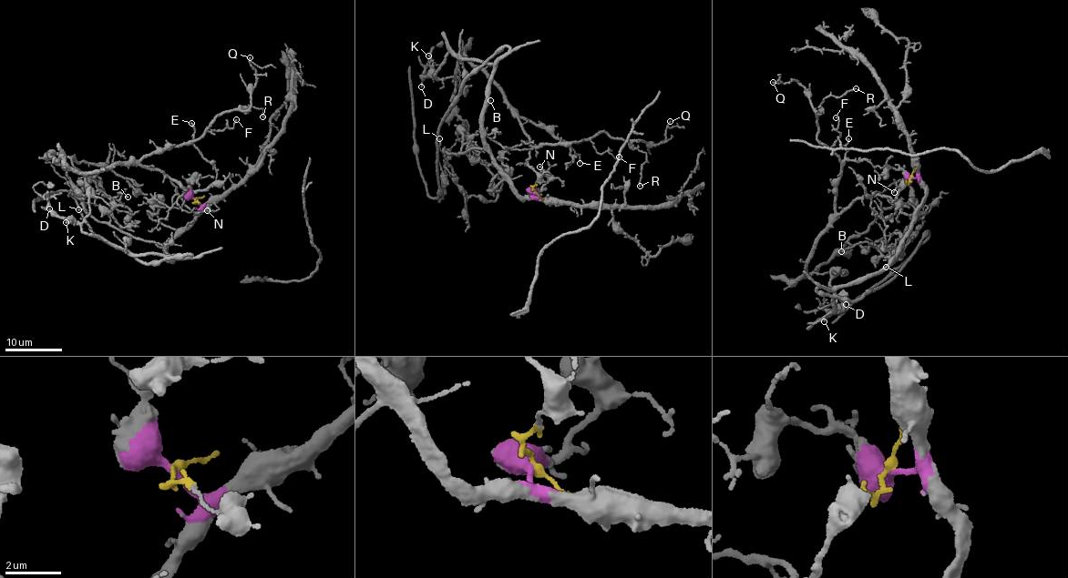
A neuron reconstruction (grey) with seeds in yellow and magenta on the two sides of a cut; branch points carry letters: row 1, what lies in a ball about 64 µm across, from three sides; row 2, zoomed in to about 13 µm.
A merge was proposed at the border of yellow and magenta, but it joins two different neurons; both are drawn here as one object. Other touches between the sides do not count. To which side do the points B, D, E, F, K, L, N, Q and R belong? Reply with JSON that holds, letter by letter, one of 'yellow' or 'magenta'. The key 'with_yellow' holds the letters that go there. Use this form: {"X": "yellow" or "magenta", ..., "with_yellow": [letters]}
{"B": "magenta", "D": "magenta", "E": "yellow", "F": "yellow", "K": "magenta", "L": "magenta", "N": "yellow", "Q": "yellow", "R": "yellow", "with_yellow": ["E", "F", "N", "Q", "R"]}

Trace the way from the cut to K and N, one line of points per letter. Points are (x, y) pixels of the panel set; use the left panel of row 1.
K: (196, 199), (191, 227), (169, 242), (171, 260), (138, 256), (66, 222)
N: (196, 199), (195, 202), (211, 209), (206, 209)

